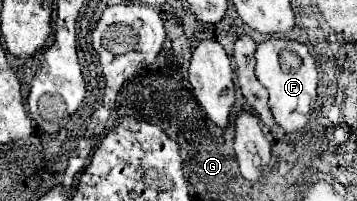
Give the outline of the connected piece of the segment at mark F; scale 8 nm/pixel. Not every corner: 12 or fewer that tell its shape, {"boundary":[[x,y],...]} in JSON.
{"boundary":[[290,38],[256,48],[256,78],[276,124],[302,130],[318,72]]}

